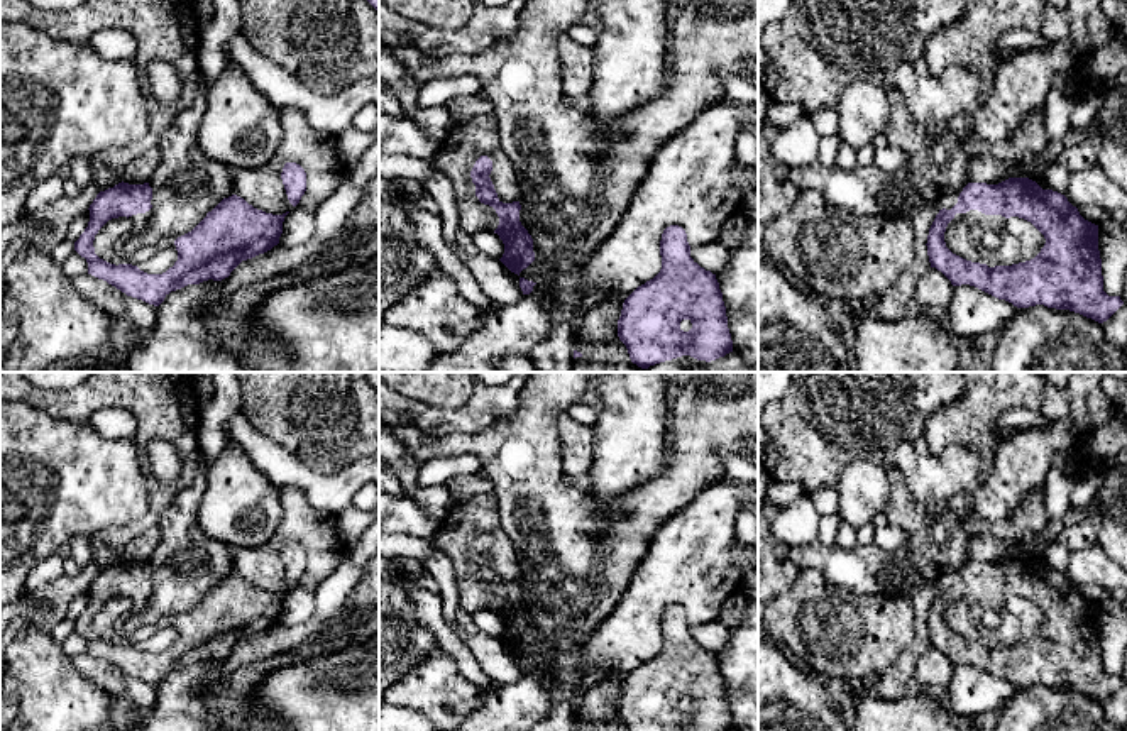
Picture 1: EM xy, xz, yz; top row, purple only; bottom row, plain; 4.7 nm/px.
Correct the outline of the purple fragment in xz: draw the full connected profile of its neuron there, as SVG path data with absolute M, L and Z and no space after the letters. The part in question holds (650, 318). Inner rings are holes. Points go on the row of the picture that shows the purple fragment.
M679 225L663 230L662 269L623 303L618 337L641 369L690 355L716 360L733 352L726 306L716 274L690 257Z

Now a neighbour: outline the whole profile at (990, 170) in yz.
M970 151L968 173L971 183L998 184L1012 178L1017 162L1010 162L995 156L978 156Z

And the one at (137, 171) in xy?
M156 146L144 156L134 157L127 162L122 181L129 184L149 183L149 178L154 173L157 162L159 162L159 147Z

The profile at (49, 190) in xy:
M56 173L41 181L25 198L25 217L30 217L64 196L64 181Z

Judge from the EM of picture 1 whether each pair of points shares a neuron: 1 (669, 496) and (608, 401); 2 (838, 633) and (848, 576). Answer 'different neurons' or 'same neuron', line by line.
1: different neurons
2: different neurons

